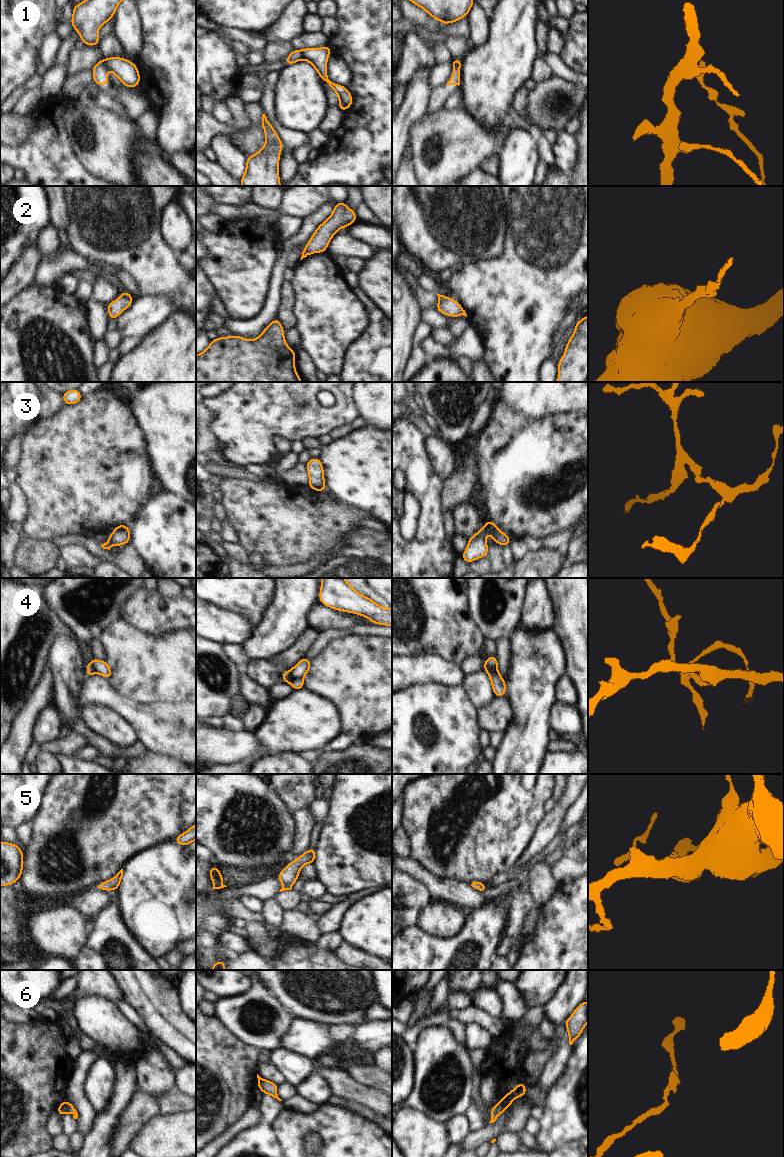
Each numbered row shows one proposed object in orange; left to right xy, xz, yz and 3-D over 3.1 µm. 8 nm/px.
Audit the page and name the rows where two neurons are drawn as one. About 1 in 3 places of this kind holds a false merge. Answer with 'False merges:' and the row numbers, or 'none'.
False merges: 1, 4, 6

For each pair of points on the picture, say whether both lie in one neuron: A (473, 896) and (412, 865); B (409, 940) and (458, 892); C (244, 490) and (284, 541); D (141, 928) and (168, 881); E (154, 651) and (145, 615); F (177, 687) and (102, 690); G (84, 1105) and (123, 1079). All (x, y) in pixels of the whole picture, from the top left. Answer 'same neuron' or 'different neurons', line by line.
A: same neuron
B: different neurons
C: same neuron
D: same neuron
E: different neurons
F: different neurons
G: different neurons

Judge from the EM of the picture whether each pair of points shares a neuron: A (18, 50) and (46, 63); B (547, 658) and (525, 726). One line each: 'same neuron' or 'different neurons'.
A: different neurons
B: same neuron

